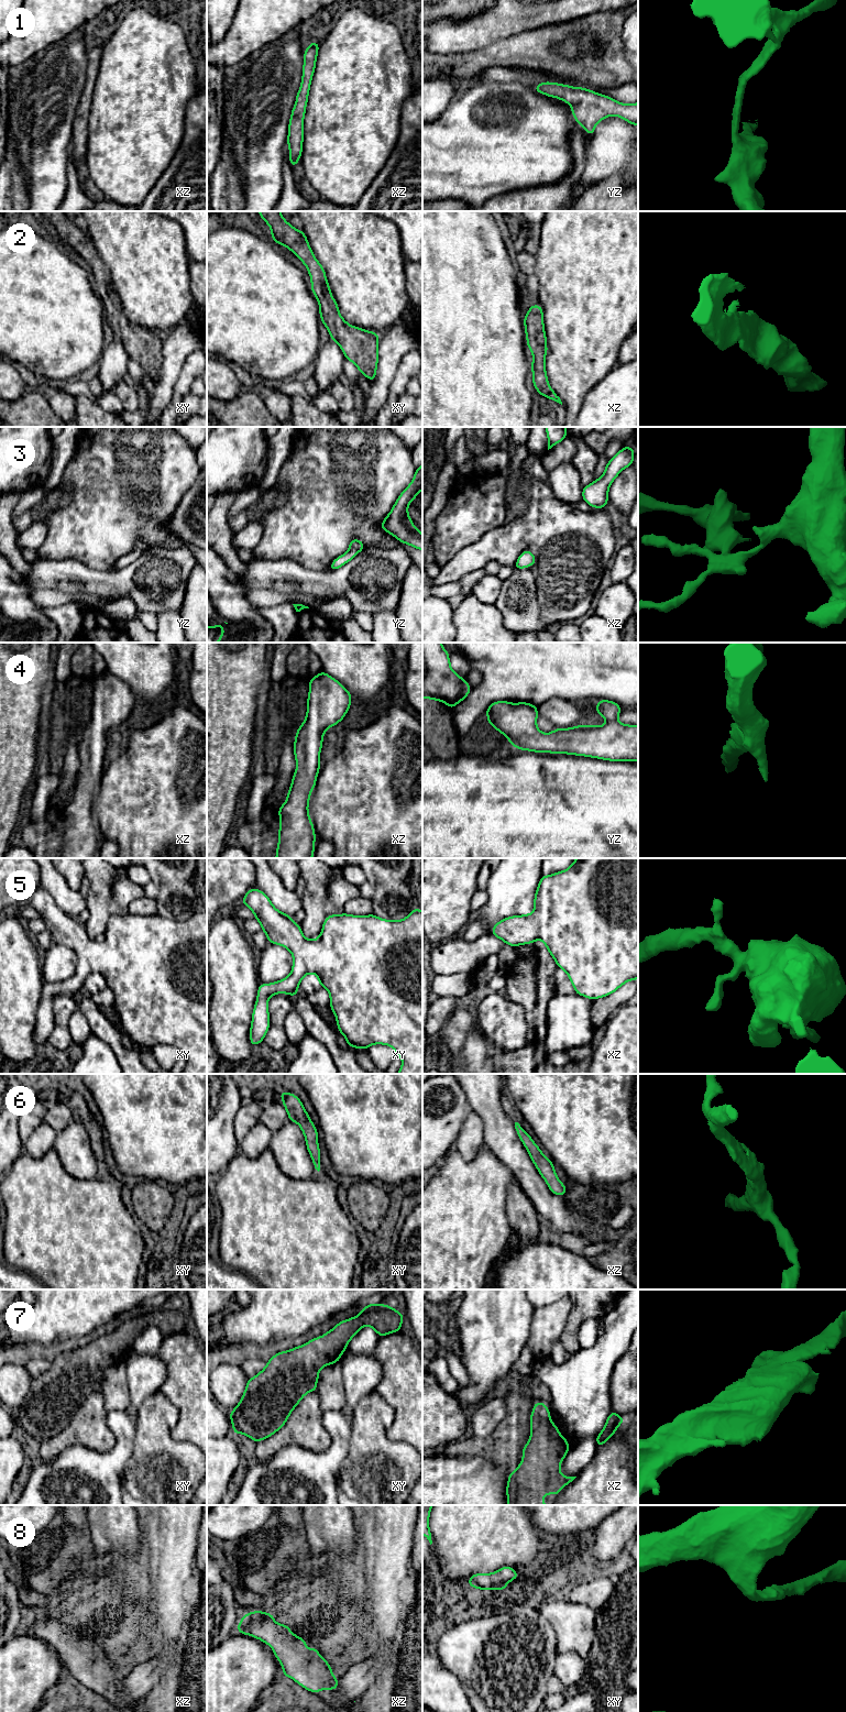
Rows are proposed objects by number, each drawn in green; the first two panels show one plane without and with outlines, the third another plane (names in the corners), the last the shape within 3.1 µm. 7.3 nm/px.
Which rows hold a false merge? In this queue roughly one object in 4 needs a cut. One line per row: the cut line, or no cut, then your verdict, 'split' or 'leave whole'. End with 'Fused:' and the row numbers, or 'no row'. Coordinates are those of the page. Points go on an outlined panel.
1: cut none; leave whole
2: cut none; leave whole
3: cut none; leave whole
4: cut none; leave whole
5: cut none; leave whole
6: cut none; leave whole
7: cut none; leave whole
8: cut none; leave whole
Fused: no row

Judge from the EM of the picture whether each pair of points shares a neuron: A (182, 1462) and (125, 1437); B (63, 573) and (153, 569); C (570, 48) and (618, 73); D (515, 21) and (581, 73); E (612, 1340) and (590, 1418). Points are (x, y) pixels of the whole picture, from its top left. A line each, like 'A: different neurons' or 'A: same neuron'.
A: different neurons
B: same neuron
C: different neurons
D: different neurons
E: same neuron

